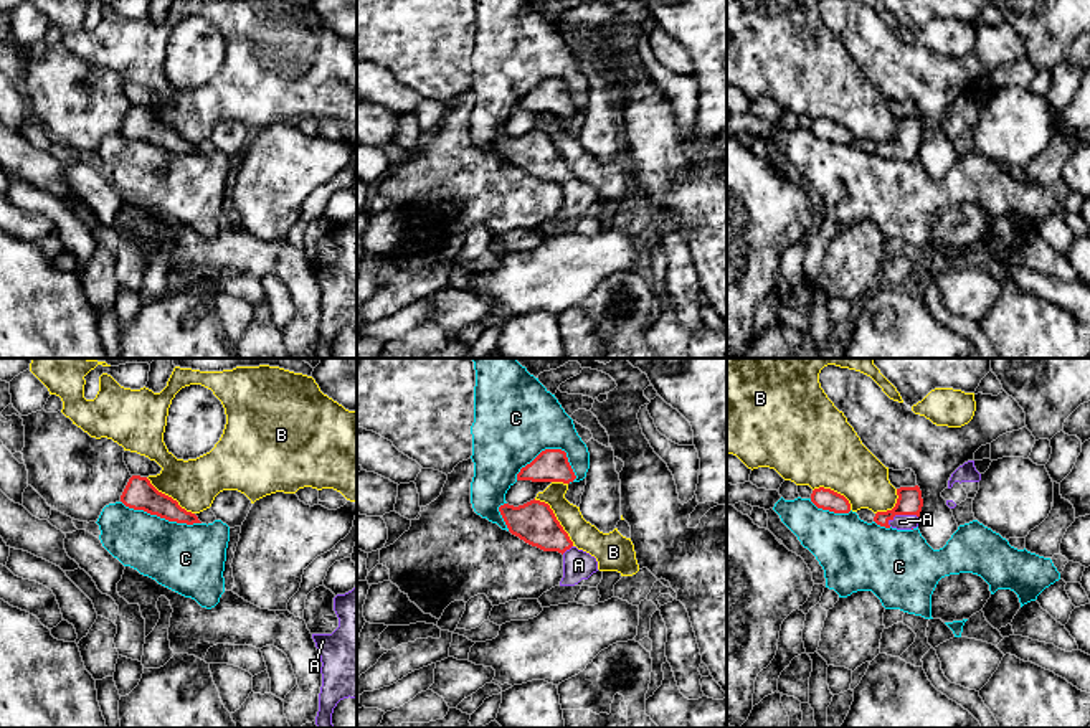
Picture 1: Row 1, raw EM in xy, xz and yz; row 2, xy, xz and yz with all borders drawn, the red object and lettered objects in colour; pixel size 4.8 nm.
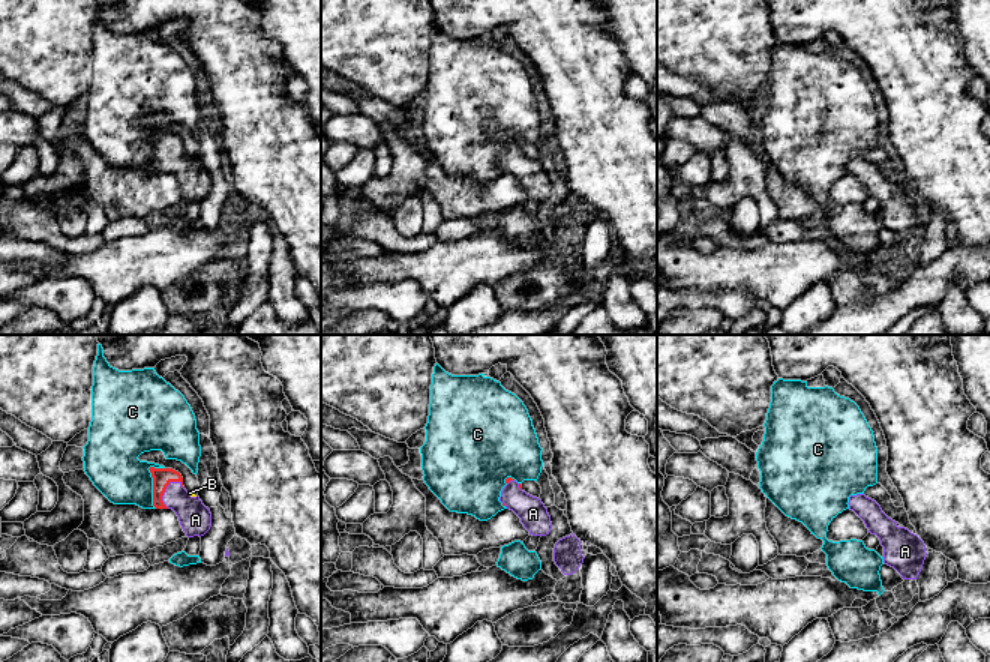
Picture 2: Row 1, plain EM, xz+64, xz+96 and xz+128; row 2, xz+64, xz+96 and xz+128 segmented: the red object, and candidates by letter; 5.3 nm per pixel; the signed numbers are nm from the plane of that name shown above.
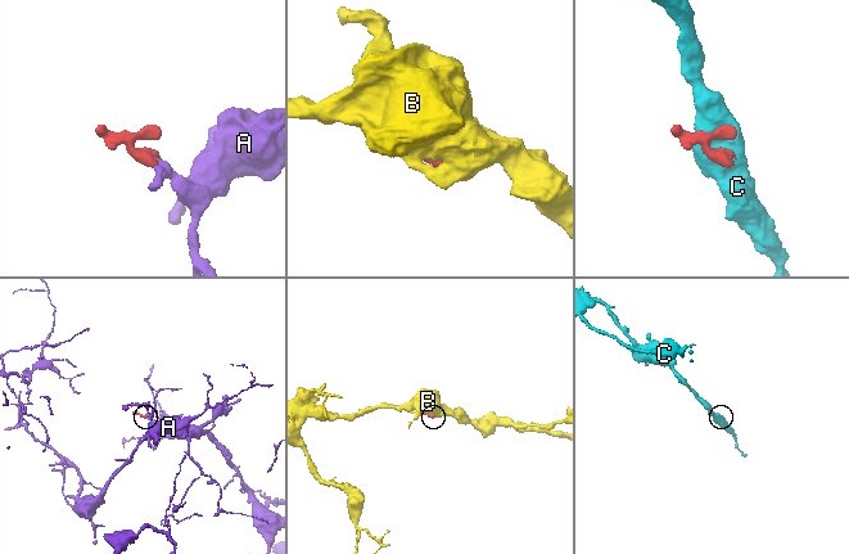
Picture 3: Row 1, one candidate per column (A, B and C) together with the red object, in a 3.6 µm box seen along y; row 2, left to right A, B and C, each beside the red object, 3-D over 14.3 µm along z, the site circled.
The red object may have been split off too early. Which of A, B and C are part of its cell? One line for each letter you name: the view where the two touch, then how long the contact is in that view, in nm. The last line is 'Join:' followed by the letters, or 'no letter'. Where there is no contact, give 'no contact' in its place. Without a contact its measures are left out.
A: yz | 160 nm
Join: A

